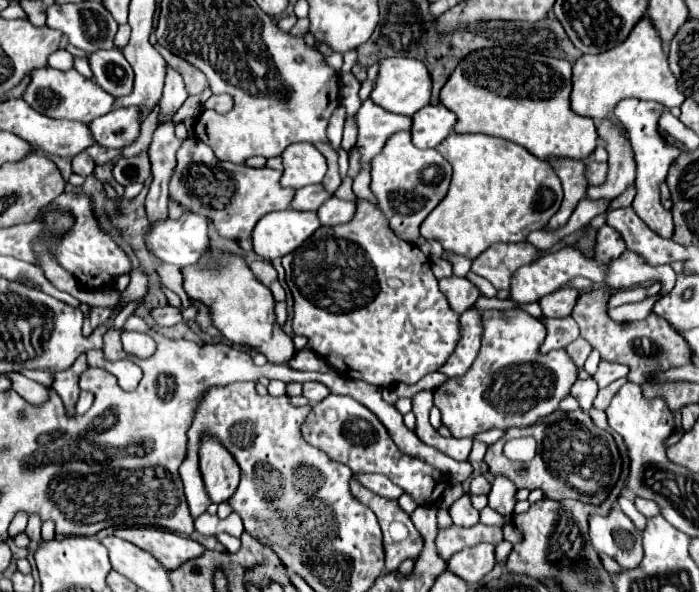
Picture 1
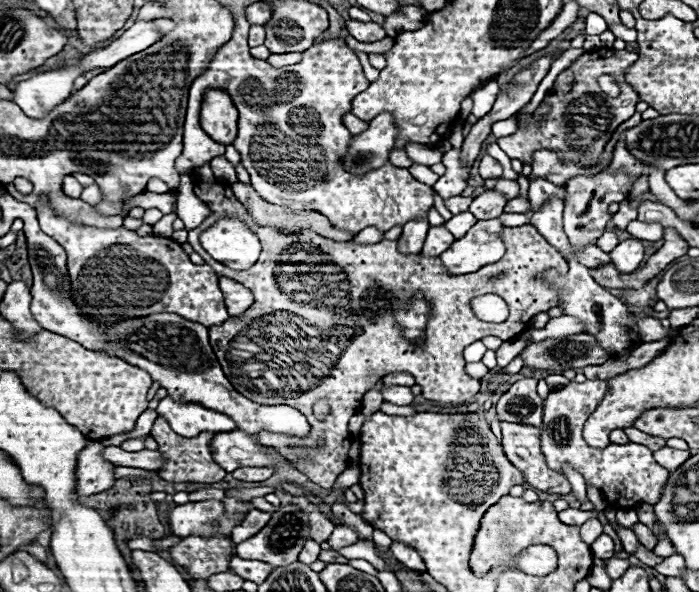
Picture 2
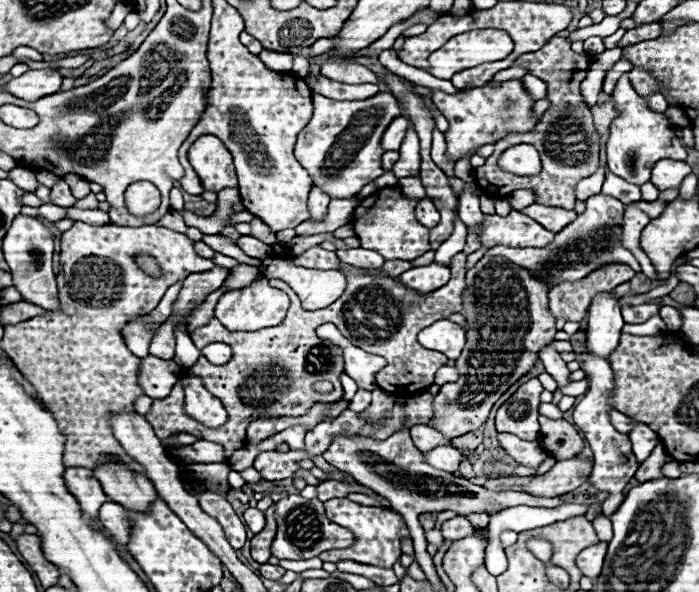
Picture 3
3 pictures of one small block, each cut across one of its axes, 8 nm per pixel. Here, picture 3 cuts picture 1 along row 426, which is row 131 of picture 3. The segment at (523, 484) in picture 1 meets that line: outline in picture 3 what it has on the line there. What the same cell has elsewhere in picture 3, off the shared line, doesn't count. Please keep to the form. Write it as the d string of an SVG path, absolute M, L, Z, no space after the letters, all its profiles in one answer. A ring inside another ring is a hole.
M552 38L548 44L544 44L540 50L532 54L522 54L514 66L524 66L528 74L538 76L546 82L546 100L550 100L550 108L544 112L540 122L536 124L536 130L530 130L528 134L508 134L508 138L500 138L494 146L494 154L486 158L486 164L474 170L474 176L478 180L478 186L482 192L492 196L508 196L512 190L534 190L536 202L546 206L560 206L566 210L574 210L574 186L580 182L580 178L592 174L592 170L598 170L598 148L600 148L600 136L594 126L592 110L584 102L584 96L580 92L580 84L588 74L588 68L592 64L592 56L578 54L570 48L568 38ZM516 144L532 144L540 152L542 170L534 176L518 176L512 172L504 172L498 166L498 158L502 152L506 152L510 146Z

